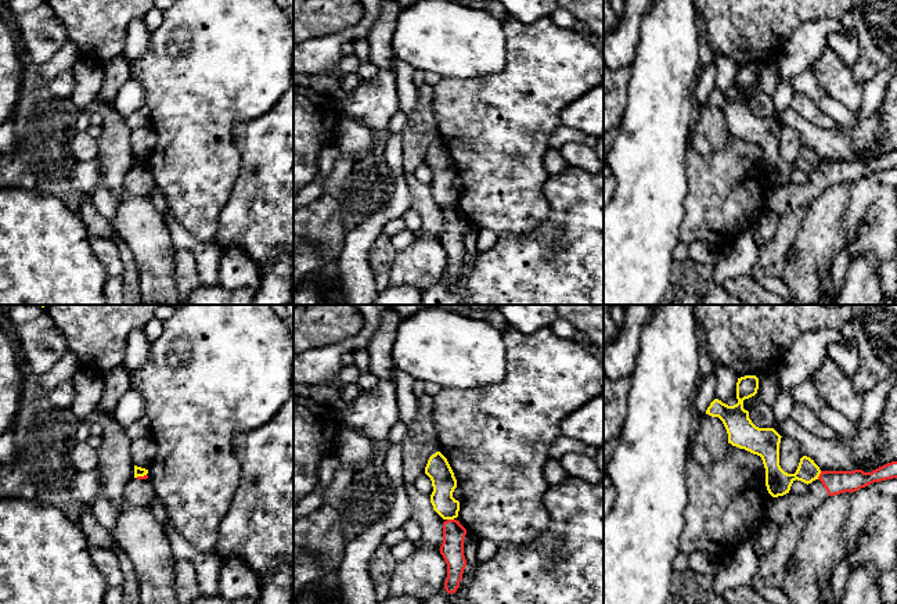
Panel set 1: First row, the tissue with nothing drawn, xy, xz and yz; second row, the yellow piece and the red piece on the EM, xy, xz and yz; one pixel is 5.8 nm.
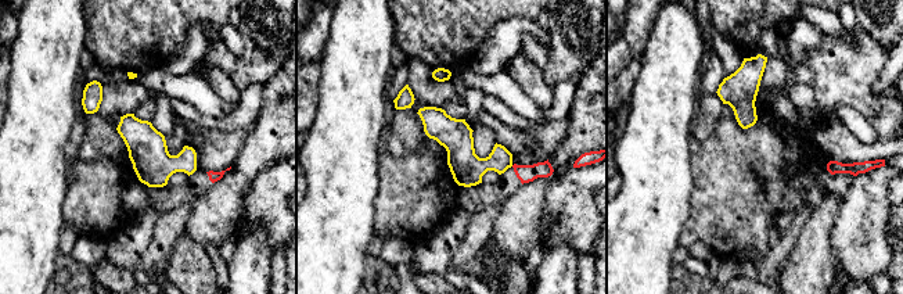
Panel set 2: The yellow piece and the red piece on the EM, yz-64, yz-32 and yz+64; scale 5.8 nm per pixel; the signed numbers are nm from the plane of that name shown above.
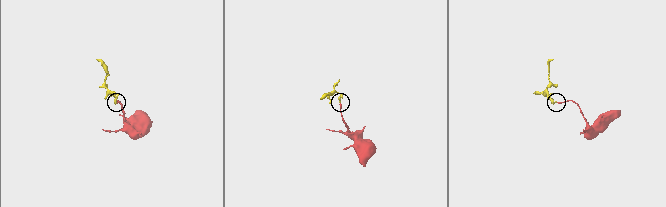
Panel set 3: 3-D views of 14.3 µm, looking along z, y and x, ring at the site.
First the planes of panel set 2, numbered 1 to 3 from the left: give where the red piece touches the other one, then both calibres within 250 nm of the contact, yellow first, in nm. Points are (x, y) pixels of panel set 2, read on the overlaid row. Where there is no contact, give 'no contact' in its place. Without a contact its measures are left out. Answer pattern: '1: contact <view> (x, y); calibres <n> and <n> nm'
1: no contact
2: no contact
3: no contact

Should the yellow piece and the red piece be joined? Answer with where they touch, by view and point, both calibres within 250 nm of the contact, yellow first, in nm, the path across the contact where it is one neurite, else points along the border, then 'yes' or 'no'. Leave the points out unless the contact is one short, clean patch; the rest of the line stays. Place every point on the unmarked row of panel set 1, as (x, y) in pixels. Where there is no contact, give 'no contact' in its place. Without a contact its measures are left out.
yz (818, 165) | 150/140 nm | along yz (821, 161), (817, 168) | no

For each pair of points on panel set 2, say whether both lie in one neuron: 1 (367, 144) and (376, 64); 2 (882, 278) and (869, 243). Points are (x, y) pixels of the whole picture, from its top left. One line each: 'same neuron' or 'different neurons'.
1: same neuron
2: different neurons

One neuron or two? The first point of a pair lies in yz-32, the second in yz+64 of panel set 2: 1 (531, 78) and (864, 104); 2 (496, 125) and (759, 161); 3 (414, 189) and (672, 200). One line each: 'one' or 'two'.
1: one
2: two
3: two

